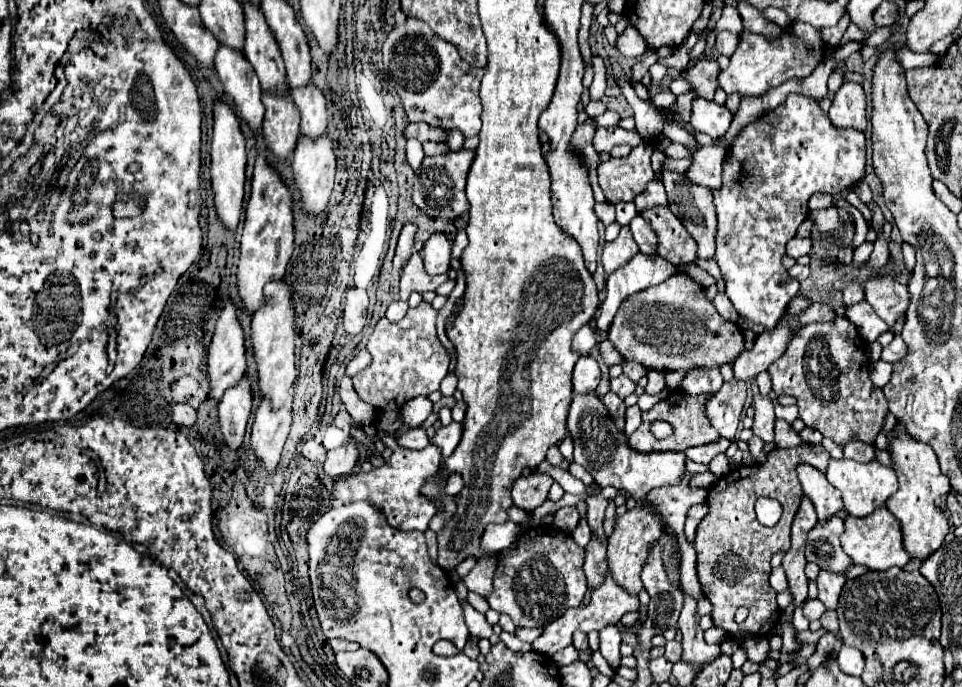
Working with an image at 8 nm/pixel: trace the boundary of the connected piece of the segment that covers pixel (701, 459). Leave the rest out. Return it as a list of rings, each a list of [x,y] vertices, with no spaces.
[[[718,440],[714,444],[704,444],[704,446],[694,446],[694,448],[688,448],[686,450],[686,456],[698,464],[710,464],[710,460],[714,456],[718,456],[720,452],[726,452],[726,448],[730,446],[728,440]]]

